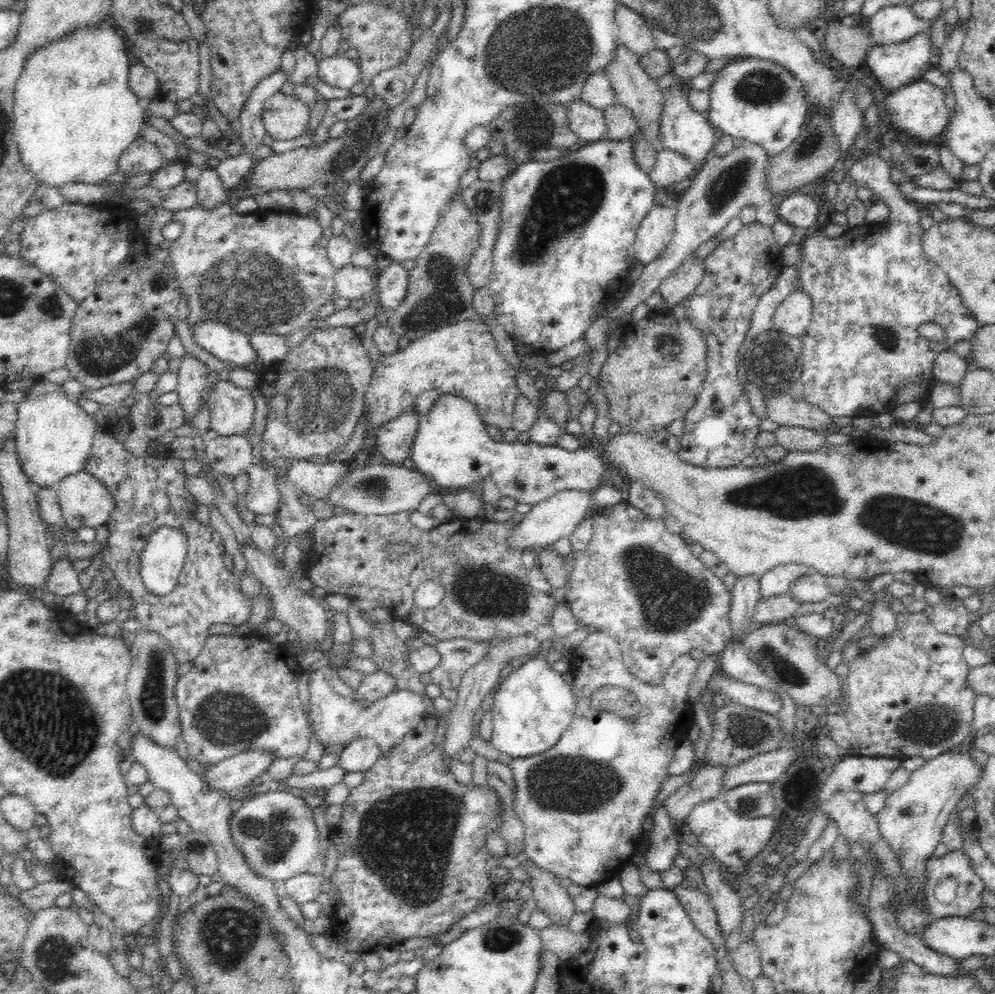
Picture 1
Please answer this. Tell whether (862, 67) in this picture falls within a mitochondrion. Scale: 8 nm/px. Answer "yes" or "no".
no

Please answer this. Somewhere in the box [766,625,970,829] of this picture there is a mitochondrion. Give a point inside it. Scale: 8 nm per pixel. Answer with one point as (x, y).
(929, 725)

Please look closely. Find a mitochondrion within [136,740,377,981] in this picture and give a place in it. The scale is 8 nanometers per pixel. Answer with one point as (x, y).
(226, 934)

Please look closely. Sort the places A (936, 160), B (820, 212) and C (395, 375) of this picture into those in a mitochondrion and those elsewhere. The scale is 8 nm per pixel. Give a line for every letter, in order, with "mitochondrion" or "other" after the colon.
A: other
B: other
C: other

